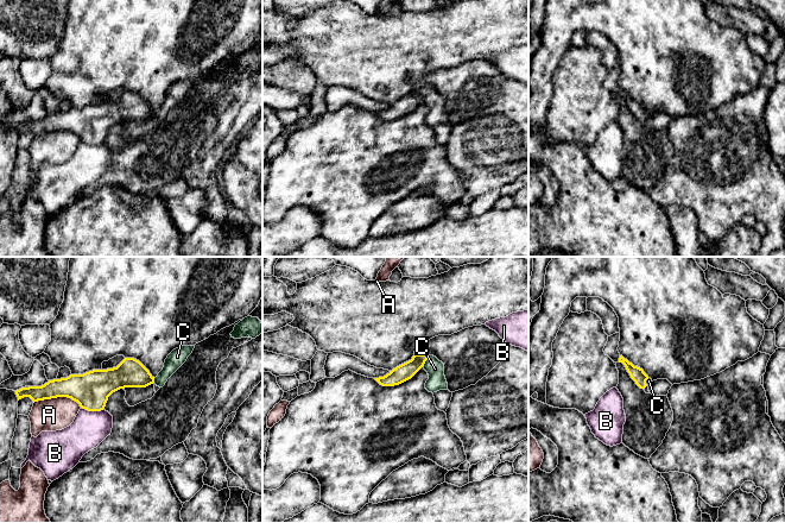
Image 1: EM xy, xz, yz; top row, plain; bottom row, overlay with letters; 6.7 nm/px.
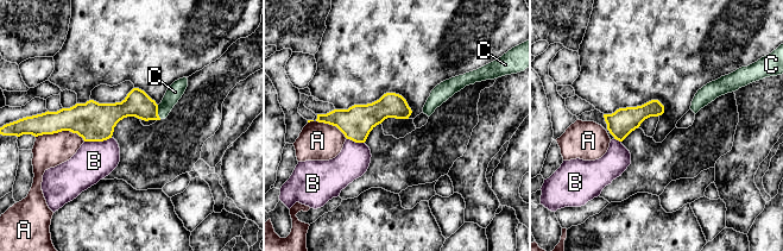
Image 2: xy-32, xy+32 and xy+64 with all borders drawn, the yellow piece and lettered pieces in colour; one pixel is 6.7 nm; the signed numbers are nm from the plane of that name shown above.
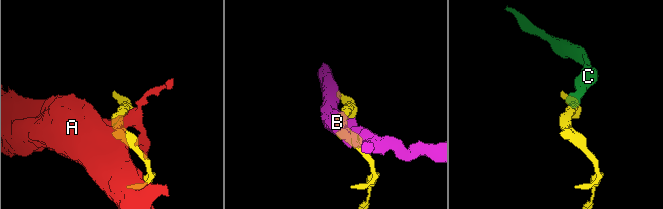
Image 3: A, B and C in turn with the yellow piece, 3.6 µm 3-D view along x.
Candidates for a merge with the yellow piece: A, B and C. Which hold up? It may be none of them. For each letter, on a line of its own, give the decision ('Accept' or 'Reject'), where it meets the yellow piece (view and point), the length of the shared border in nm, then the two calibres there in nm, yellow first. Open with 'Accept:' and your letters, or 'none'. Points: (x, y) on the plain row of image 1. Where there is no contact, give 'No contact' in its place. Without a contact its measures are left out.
Accept: C
A: Reject. Touches yellow at xy (57, 130). Shared border 320 nm. Thickness 240 nm (yellow) against 220 nm
B: Reject. Touches yellow at xy (92, 144). Shared border 150 nm. Thickness 240 nm (yellow) against 240 nm
C: Accept. Touches yellow at xz (425, 94). Shared border 90 nm. Thickness 120 nm (yellow) against 120 nm

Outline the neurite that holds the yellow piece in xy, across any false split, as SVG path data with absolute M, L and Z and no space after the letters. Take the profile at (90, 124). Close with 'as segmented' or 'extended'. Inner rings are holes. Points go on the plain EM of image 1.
M195 80L173 83L165 93L163 103L154 112L137 93L125 92L116 101L93 103L83 108L49 114L42 120L21 121L15 125L18 134L30 131L33 137L57 131L68 131L88 145L105 143L108 131L125 121L146 121L156 118L163 121L167 113L186 95Z; extended

